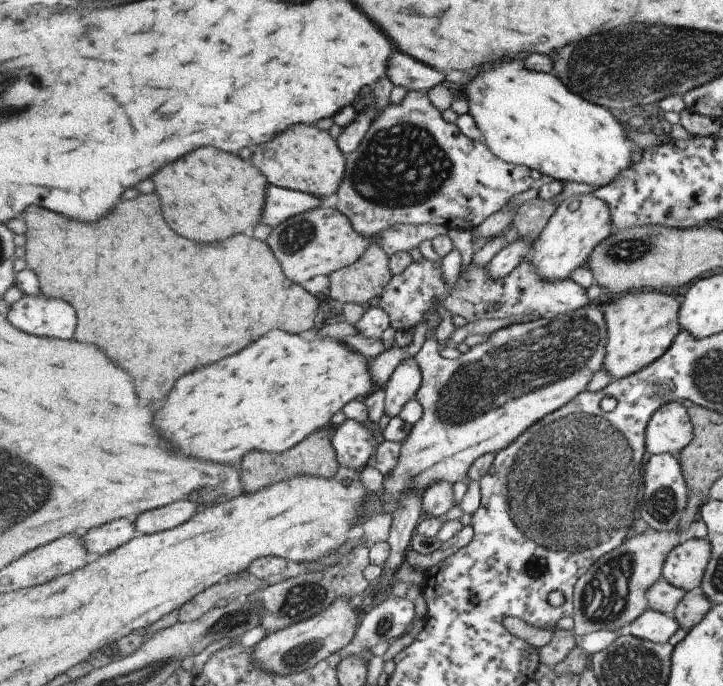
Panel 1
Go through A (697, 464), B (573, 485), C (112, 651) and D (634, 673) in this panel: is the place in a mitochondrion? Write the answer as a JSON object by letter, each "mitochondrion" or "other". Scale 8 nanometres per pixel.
{"A":"other","B":"mitochondrion","C":"other","D":"mitochondrion"}

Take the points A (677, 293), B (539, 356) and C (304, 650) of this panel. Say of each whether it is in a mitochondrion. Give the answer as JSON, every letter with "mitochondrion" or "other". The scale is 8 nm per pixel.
{"A":"other","B":"mitochondrion","C":"mitochondrion"}

